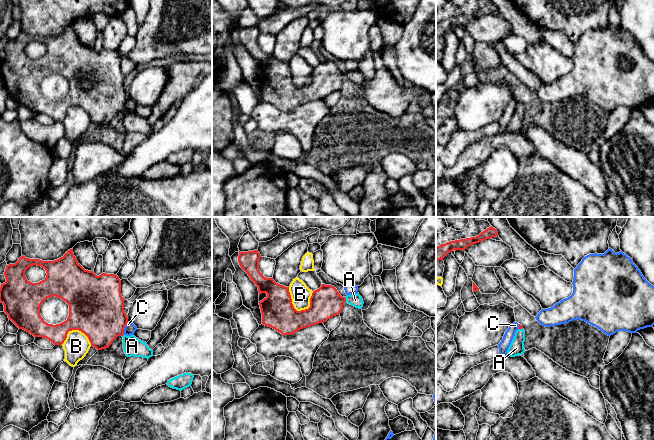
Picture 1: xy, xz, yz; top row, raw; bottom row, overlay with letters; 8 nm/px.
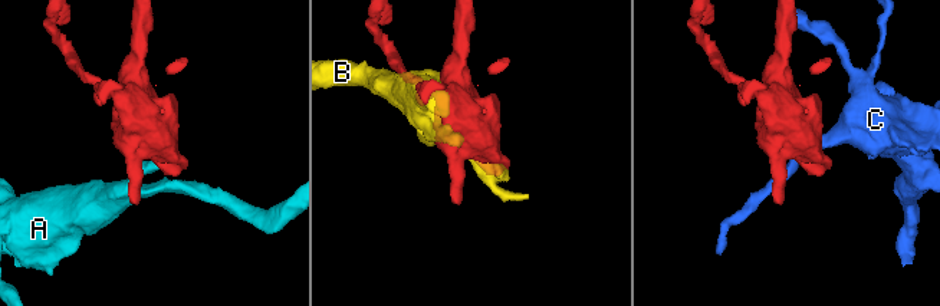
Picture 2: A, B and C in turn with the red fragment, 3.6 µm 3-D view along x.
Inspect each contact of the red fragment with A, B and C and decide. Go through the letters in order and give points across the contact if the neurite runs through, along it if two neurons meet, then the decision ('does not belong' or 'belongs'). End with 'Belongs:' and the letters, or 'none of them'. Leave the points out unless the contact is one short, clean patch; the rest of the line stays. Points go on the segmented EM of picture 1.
A: across xz (325, 302), (345, 299), (355, 300) | belongs
B: does not belong
C: along xy (128, 322), (122, 334) | does not belong
Belongs: A

